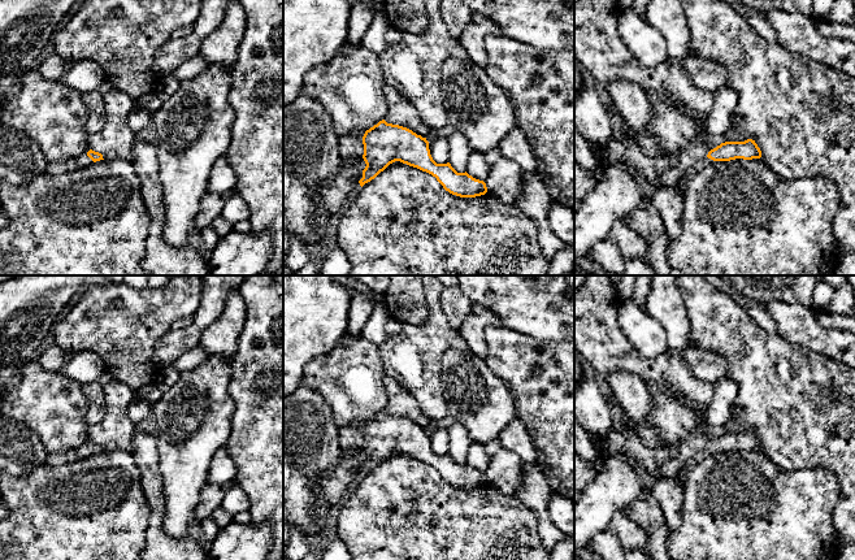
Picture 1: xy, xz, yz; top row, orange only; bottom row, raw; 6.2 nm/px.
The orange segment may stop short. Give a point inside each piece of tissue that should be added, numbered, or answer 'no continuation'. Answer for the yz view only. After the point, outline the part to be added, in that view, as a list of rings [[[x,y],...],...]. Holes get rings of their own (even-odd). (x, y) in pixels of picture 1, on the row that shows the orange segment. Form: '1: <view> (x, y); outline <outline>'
1: yz (701, 164); outline [[[703,159],[703,160],[699,160],[690,170],[687,170],[685,173],[685,175],[682,177],[681,179],[681,190],[685,192],[686,188],[687,188],[687,185],[689,185],[689,181],[699,172],[702,170],[703,168],[706,168],[707,165],[715,162],[713,160],[711,159]]]

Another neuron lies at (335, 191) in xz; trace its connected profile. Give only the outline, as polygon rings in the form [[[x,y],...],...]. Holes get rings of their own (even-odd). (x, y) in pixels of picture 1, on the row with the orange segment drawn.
[[[364,159],[359,162],[346,162],[342,160],[337,175],[321,187],[322,207],[327,214],[339,214],[347,197],[361,188],[359,181],[363,178],[363,170],[365,166],[366,164]]]

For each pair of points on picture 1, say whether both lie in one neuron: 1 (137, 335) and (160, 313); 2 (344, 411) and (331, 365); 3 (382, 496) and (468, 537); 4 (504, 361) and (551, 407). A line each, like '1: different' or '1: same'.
1: same
2: same
3: same
4: same

